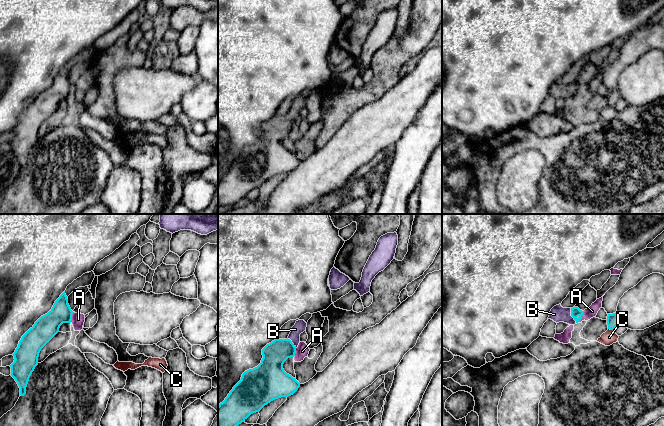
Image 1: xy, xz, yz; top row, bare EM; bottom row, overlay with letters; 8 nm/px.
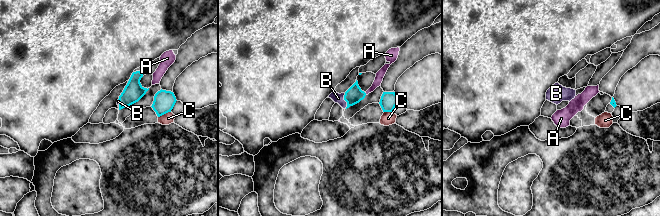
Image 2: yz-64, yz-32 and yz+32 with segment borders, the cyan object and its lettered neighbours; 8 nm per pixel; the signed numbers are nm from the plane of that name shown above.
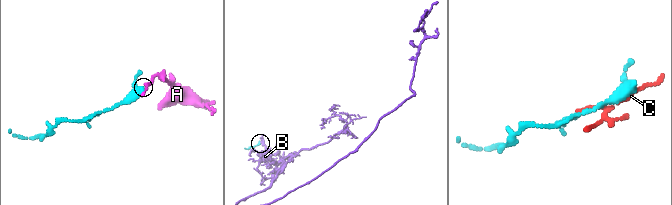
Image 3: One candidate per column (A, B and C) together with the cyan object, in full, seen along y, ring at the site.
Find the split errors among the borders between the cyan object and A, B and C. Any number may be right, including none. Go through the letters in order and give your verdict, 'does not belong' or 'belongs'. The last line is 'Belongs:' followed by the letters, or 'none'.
A: does not belong
B: belongs
C: does not belong
Belongs: B

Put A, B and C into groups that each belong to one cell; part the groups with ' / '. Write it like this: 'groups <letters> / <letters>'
groups A C / B

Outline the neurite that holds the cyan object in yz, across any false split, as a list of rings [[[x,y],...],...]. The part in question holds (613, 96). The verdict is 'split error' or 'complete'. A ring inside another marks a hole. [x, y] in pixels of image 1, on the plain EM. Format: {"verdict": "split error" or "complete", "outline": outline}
{"verdict": "complete", "outline": [[[617,89],[608,90],[607,92],[607,101],[608,105],[615,106],[617,101],[620,99],[620,94]]]}

